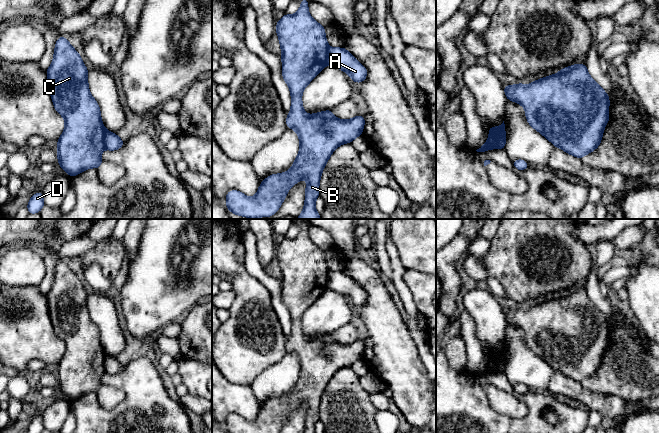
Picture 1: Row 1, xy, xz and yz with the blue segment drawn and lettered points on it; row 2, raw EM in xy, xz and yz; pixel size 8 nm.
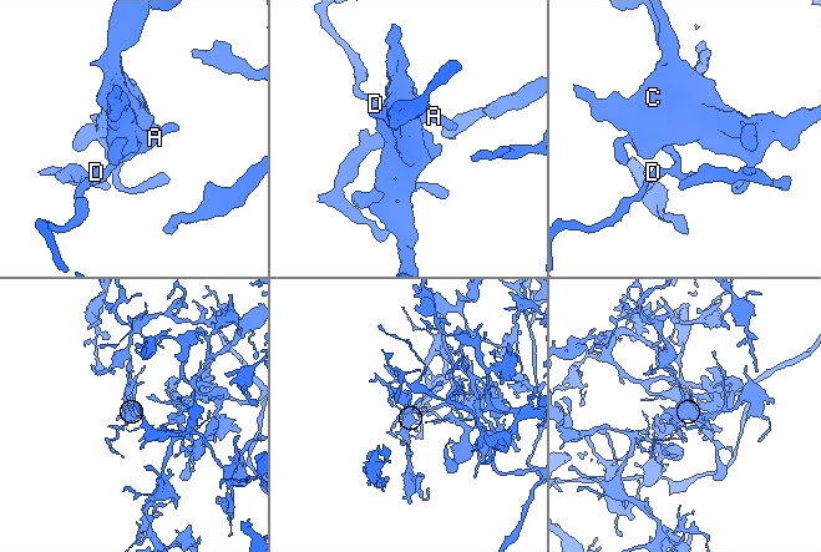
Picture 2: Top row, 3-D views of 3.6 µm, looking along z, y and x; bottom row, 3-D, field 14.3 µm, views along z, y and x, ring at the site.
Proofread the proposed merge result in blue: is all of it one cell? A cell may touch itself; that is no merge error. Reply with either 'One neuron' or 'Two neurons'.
Two neurons

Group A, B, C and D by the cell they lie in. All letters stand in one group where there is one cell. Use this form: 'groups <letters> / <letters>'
groups A D / B C

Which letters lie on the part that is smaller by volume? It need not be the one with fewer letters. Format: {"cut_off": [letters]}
{"cut_off": ["A", "D"]}

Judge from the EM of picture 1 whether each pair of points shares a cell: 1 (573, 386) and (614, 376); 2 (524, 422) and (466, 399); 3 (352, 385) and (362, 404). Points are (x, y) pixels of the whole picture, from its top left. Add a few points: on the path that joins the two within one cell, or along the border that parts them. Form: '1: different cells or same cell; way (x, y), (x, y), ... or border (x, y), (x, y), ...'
1: different cells; border (580, 383), (588, 390), (604, 393)
2: same cell; way (510, 422), (489, 422), (480, 413)
3: same cell; way (352, 390), (352, 394), (357, 399)

